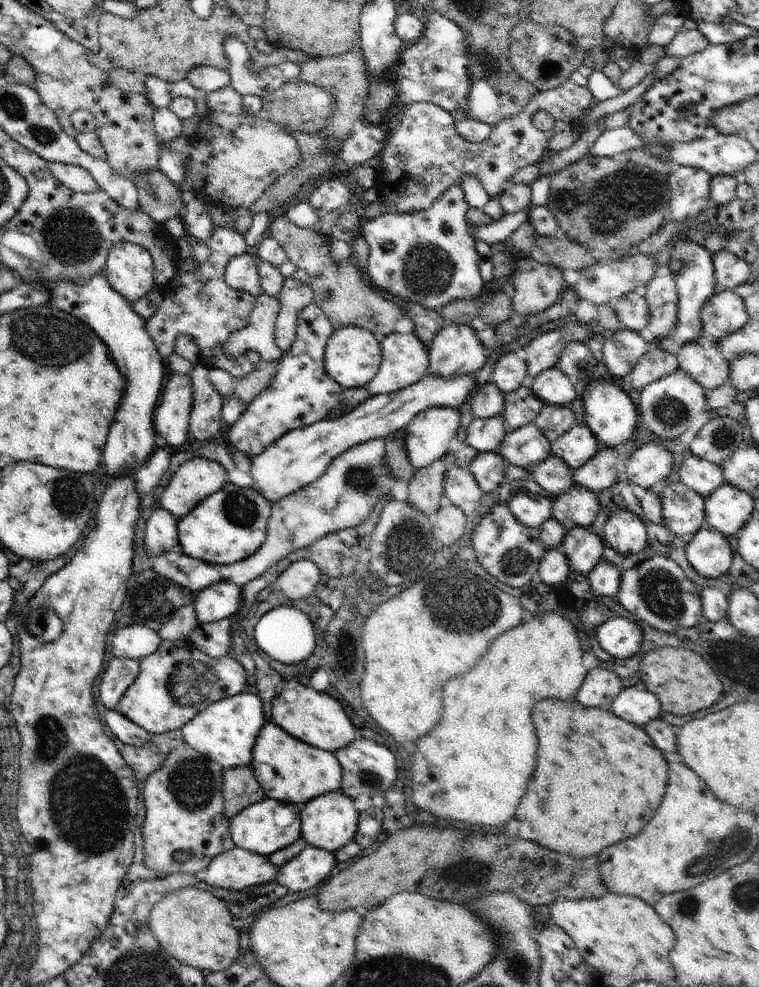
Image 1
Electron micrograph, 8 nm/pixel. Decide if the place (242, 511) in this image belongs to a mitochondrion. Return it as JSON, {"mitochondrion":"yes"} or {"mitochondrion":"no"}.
{"mitochondrion":"yes"}

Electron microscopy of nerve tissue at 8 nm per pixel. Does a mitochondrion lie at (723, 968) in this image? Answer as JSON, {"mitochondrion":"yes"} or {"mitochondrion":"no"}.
{"mitochondrion":"no"}

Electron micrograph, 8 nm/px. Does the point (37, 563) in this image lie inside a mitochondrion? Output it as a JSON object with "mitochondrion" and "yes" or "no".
{"mitochondrion":"no"}

